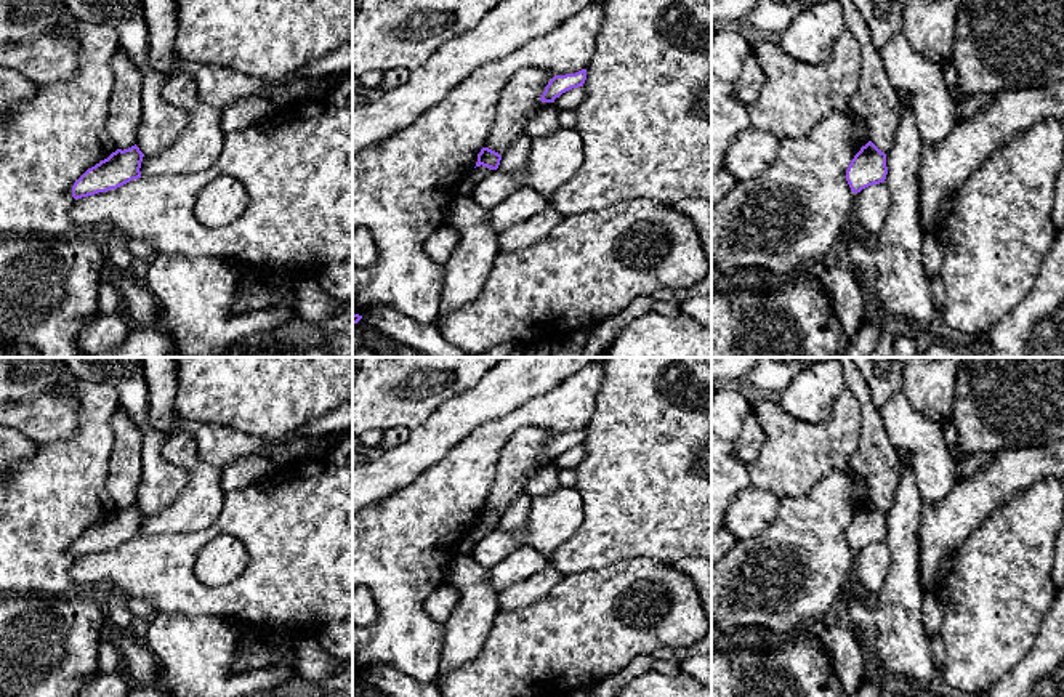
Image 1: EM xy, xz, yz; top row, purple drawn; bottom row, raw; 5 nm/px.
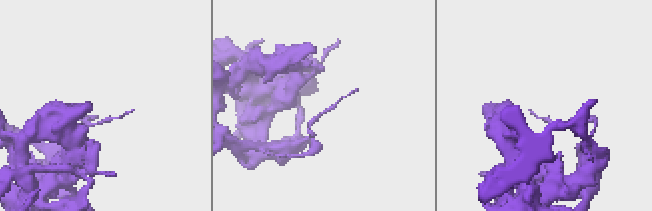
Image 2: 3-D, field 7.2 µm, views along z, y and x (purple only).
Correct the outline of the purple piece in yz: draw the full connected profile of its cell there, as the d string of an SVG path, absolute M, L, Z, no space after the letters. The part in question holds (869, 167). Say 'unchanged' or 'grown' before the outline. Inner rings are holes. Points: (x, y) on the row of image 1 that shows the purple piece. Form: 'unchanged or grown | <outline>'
unchanged | M872 141L860 147L846 170L846 181L854 194L885 183L888 175L886 154Z

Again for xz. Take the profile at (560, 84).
unchanged | M582 69L575 74L554 75L545 87L540 101L554 103L554 99L559 98L562 93L572 88L583 87L585 80L586 80L586 69Z

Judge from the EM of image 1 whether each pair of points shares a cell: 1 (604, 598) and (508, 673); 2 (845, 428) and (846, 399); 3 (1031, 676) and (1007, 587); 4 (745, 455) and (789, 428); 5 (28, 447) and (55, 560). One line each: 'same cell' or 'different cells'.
1: same cell
2: same cell
3: different cells
4: different cells
5: different cells

